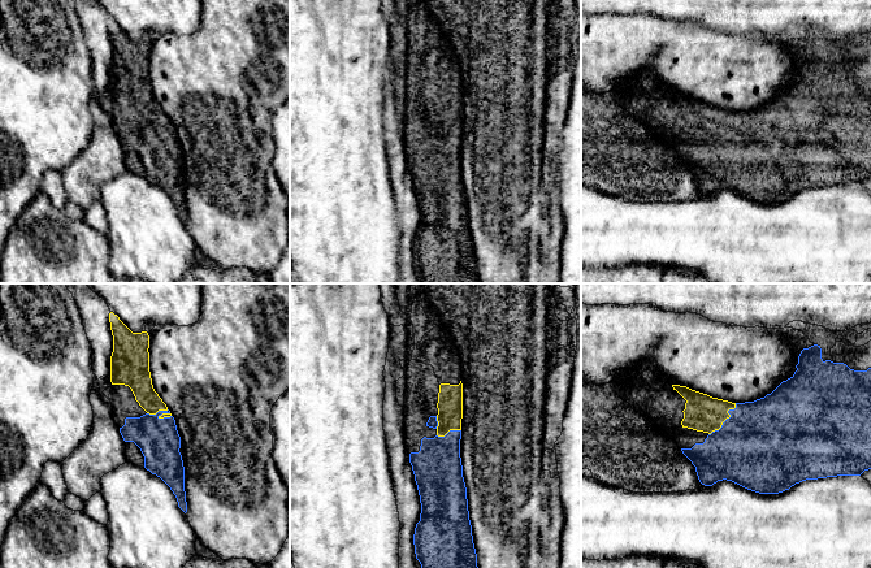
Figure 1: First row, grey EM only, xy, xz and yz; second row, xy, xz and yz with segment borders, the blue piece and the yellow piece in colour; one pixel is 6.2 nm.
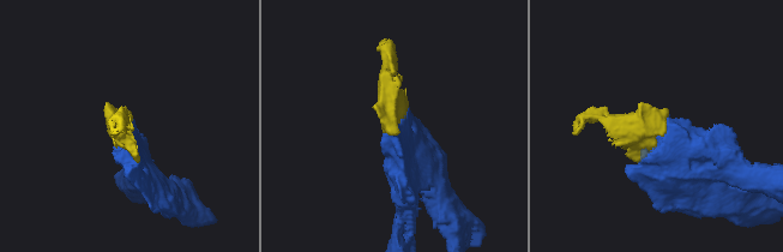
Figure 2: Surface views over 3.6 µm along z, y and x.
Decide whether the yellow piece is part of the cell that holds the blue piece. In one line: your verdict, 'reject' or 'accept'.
accept

